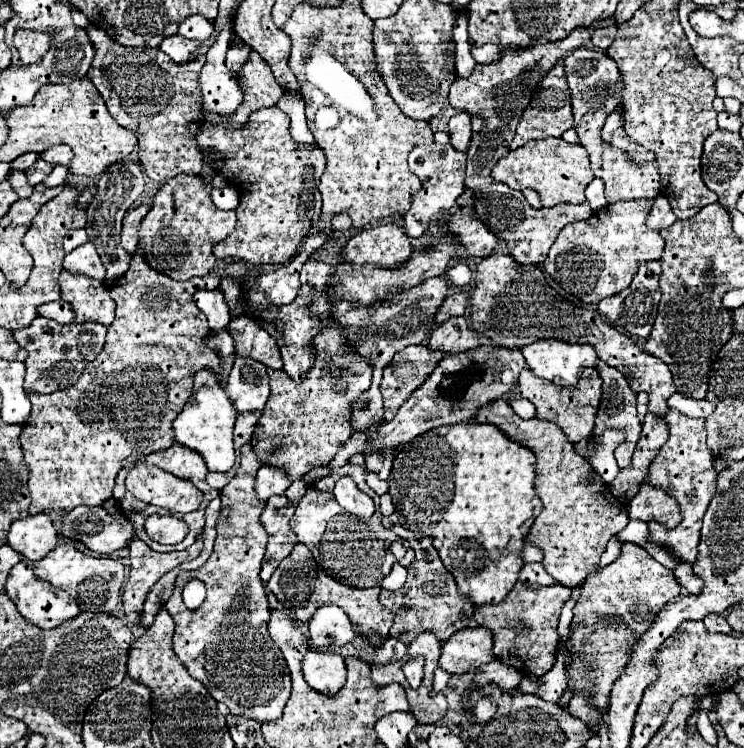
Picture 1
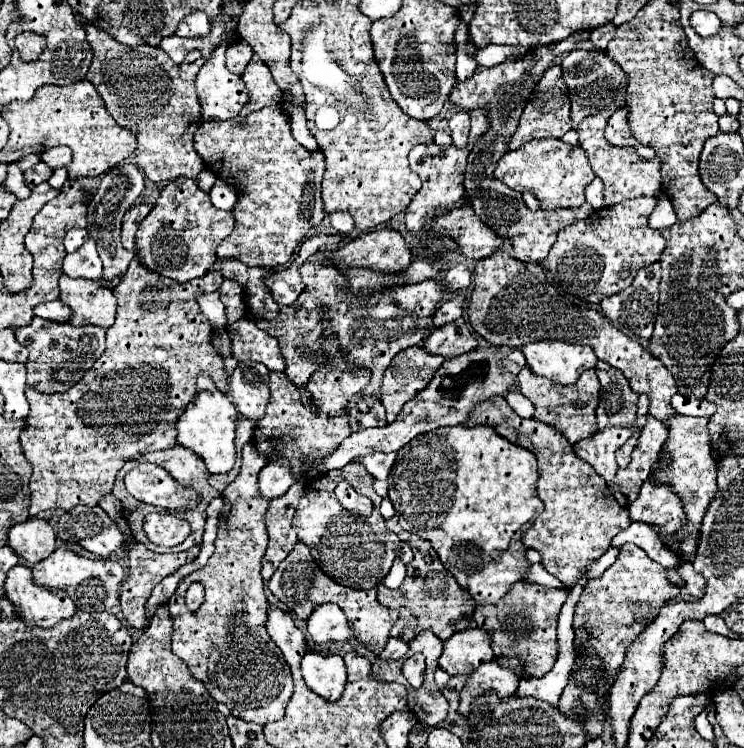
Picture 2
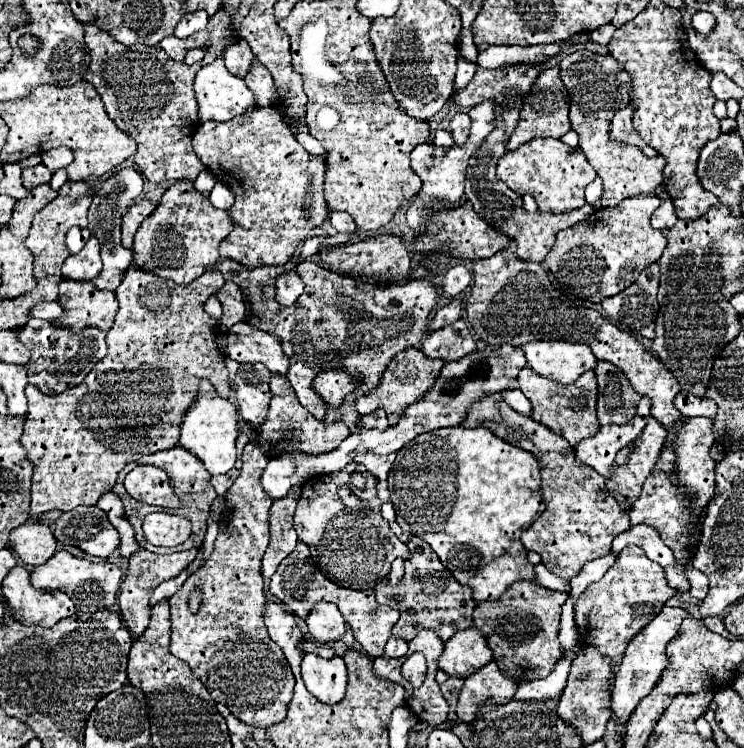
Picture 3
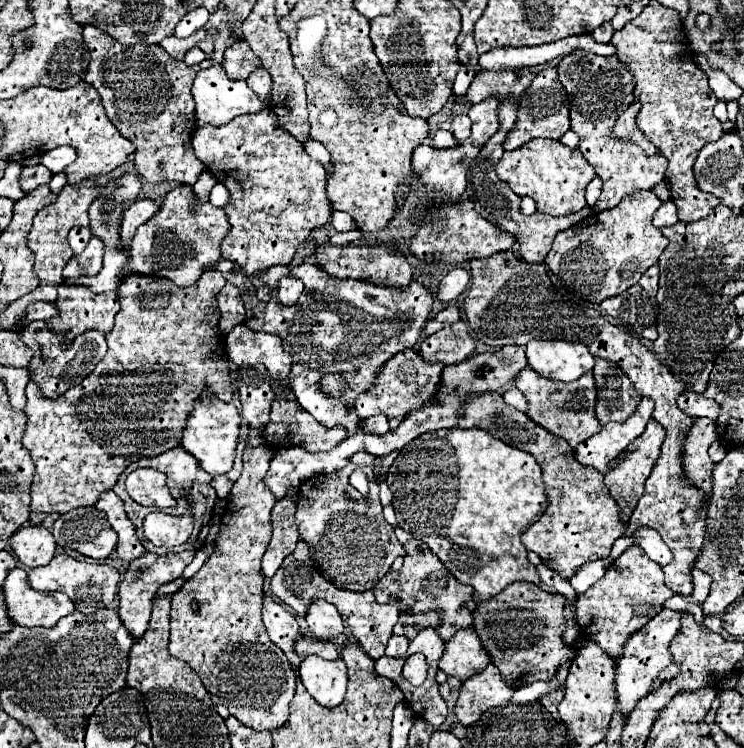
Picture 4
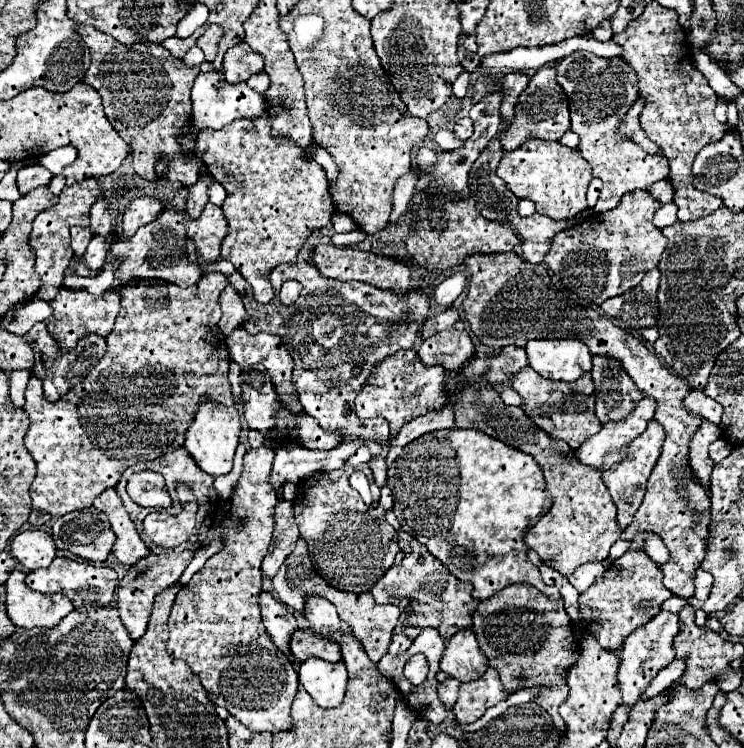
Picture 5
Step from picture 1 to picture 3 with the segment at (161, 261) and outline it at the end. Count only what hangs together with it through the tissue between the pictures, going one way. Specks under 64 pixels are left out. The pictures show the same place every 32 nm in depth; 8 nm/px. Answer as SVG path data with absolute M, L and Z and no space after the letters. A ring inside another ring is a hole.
M180 180L164 192L156 212L138 228L132 244L132 266L174 280L176 284L190 284L220 262L218 246L230 232L230 214L214 208L188 180Z

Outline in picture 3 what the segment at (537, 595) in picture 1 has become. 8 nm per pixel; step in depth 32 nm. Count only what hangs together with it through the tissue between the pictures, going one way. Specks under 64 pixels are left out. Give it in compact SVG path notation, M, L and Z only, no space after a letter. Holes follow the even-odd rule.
M506 590L500 600L478 604L474 610L474 626L484 634L486 644L492 650L492 660L498 664L498 668L508 672L514 680L518 680L518 684L546 678L564 656L558 642L560 612L548 610L546 616L538 618L538 592Z

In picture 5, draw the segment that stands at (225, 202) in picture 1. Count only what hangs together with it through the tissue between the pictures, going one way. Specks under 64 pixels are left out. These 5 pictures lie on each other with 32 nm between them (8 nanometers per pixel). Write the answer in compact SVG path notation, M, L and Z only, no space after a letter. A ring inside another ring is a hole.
M214 182L214 184L208 186L208 198L210 198L212 204L220 206L224 202L224 198L226 198L226 190L218 182Z

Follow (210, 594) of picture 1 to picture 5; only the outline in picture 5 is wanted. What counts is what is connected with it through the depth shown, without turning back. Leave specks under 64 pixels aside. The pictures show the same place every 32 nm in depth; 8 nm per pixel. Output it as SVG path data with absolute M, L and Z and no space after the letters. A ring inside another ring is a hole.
M260 446L254 450L248 450L244 456L244 470L238 480L238 486L232 494L232 518L226 518L222 524L222 536L224 536L224 550L212 556L202 570L198 570L192 580L178 592L176 602L170 612L168 620L168 654L174 658L184 660L190 670L200 678L204 690L208 692L208 698L214 706L226 708L236 720L240 720L246 728L254 732L284 732L292 728L292 716L290 706L298 692L298 674L280 648L272 644L262 618L260 618L260 606L258 606L258 592L262 590L262 570L260 564L268 552L272 530L274 530L274 508L280 502L278 492L270 484L270 472L272 472L272 460L274 450ZM242 518L242 526L236 524L236 520Z

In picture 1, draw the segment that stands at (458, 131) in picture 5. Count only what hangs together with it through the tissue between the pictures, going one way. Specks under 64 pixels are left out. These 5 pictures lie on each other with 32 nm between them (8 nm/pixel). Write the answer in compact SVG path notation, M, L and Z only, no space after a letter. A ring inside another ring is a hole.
M454 114L448 122L450 126L450 138L452 138L452 146L456 150L466 150L468 142L470 142L470 114Z

